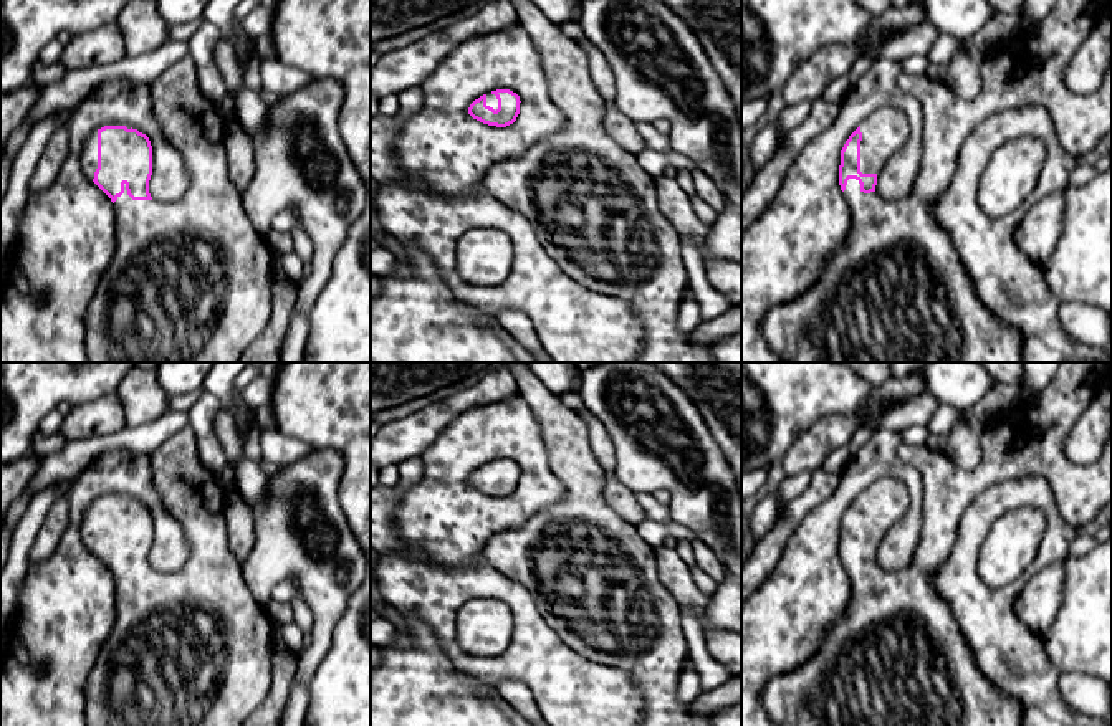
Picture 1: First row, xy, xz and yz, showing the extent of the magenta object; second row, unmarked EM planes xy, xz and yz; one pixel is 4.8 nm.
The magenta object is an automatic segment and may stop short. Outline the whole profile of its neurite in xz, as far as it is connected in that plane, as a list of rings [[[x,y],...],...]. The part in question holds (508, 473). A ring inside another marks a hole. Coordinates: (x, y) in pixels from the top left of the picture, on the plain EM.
[[[496,460],[475,470],[468,485],[488,496],[506,498],[520,485],[520,466],[510,460]]]

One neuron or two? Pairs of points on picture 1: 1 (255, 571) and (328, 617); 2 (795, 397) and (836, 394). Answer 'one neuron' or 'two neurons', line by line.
1: one neuron
2: one neuron

